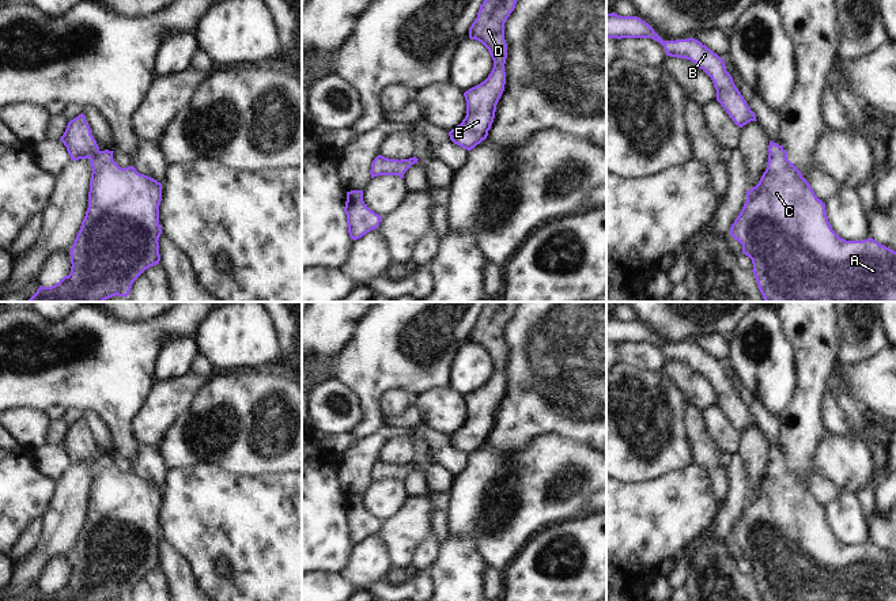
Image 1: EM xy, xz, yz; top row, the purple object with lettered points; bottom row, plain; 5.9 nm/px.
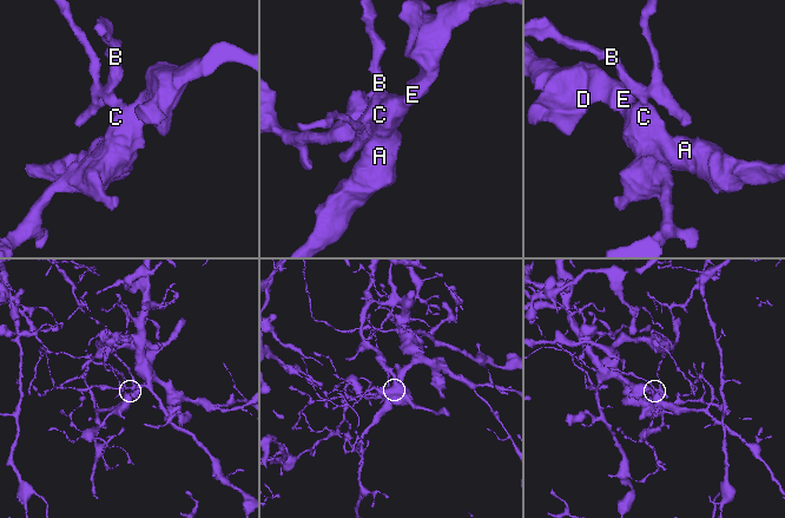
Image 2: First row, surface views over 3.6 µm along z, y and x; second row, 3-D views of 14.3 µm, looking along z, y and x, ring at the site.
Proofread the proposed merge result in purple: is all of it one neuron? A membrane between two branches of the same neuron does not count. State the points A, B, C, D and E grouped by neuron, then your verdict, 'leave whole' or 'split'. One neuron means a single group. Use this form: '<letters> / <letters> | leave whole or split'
A B C D E | leave whole

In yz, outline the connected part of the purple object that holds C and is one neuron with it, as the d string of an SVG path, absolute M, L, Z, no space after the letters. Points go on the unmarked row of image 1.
M770 445L767 473L759 488L746 496L746 506L730 532L742 549L742 559L753 568L753 579L763 601L896 601L896 556L873 543L846 545L831 532L823 507L787 464L783 450Z

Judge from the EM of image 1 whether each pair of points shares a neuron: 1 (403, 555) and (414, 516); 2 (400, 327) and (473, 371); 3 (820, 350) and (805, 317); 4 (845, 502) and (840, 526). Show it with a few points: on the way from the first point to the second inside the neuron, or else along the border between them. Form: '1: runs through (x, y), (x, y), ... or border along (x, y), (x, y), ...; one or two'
1: runs through (403, 545), (403, 533), (411, 525); one
2: border along (468, 341), (458, 348), (453, 359), (449, 386); two
3: runs through (816, 341), (812, 325); one
4: runs through (845, 507), (845, 521); one

